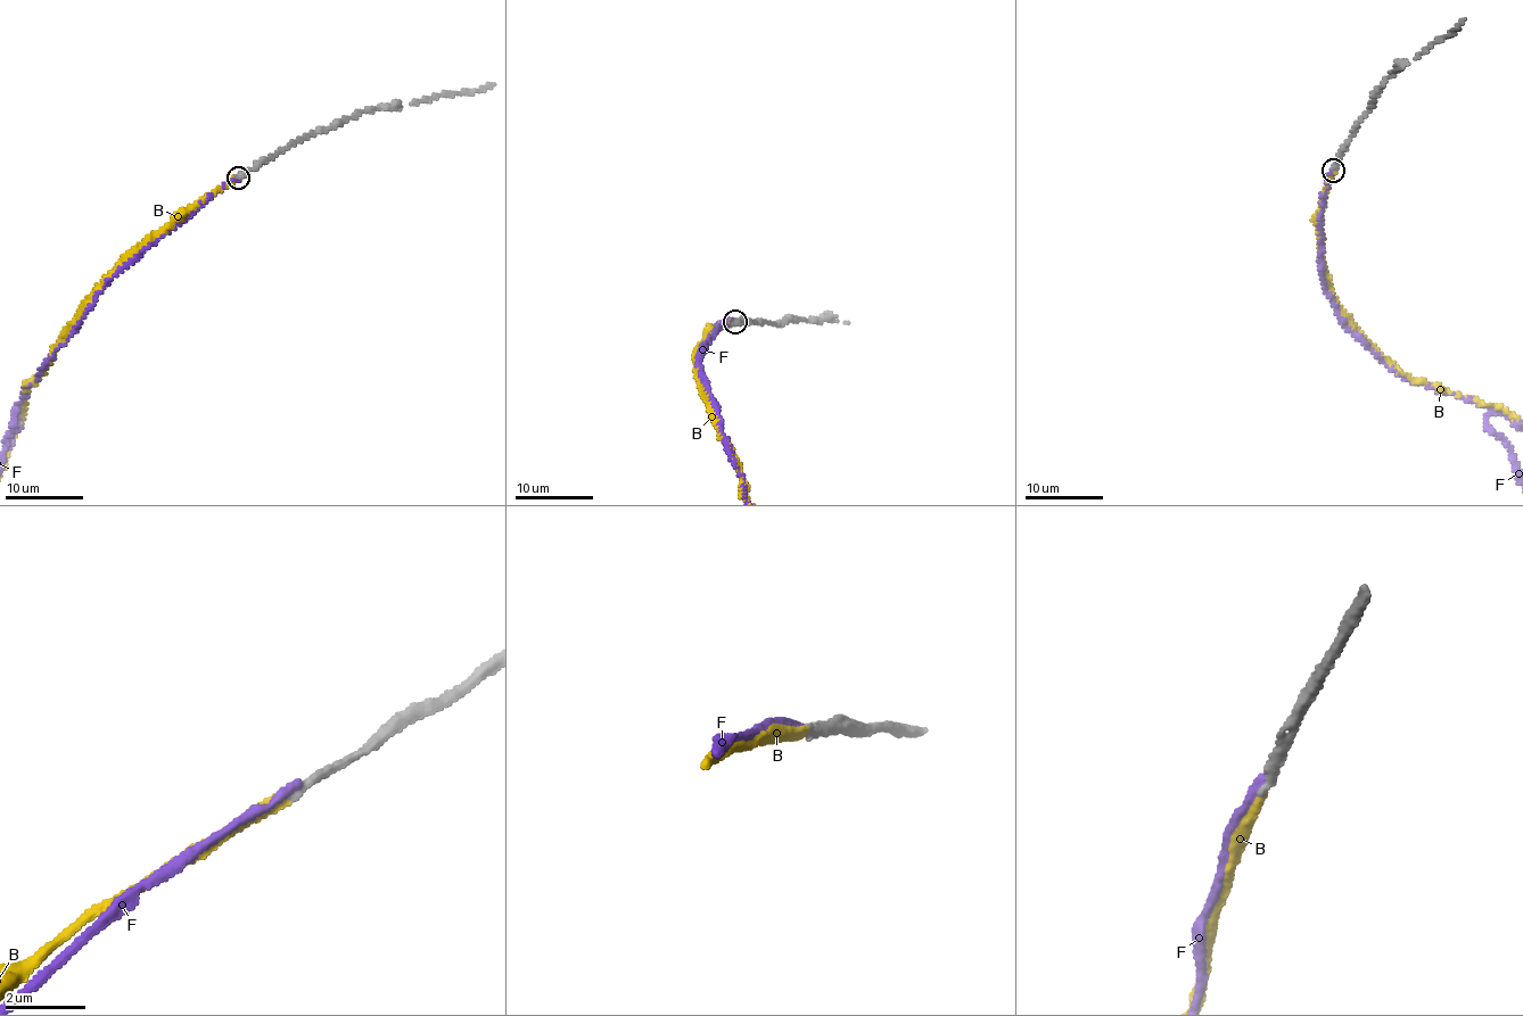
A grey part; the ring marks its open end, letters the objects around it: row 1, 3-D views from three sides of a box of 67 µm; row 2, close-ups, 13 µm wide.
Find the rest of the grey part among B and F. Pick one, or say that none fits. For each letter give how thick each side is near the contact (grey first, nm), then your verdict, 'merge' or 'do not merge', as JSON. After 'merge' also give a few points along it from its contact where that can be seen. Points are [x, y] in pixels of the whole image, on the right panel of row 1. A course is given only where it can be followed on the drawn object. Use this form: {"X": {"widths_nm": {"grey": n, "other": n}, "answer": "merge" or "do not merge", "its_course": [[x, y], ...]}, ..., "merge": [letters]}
{"B": {"widths_nm": {"grey": 240, "other": 280}, "answer": "merge"}, "F": {"widths_nm": {"grey": 240, "other": 240}, "answer": "do not merge"}, "merge": ["B"]}

